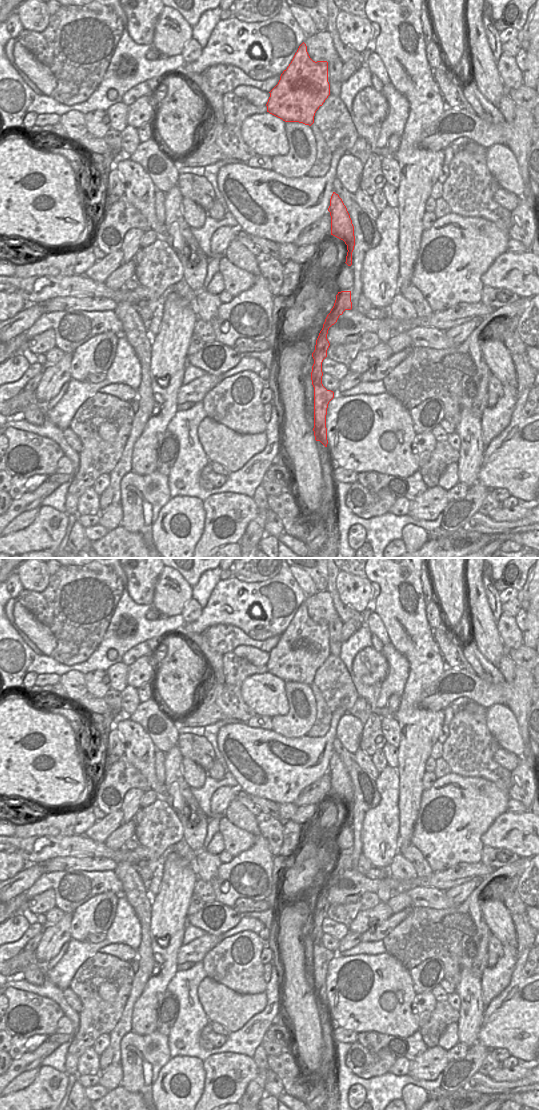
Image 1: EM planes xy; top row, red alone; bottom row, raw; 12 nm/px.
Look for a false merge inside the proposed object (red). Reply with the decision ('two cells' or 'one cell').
one cell

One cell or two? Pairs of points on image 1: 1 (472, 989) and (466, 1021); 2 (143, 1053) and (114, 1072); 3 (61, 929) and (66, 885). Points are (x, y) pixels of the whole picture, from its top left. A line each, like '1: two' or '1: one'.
1: one
2: two
3: two

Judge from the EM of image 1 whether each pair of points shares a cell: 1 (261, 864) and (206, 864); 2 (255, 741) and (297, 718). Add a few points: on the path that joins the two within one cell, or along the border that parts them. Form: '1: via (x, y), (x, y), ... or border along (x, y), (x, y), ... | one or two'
1: border along (222, 863), (218, 868), (217, 875), (210, 882) | two
2: border along (271, 730), (286, 737), (297, 737) | two

